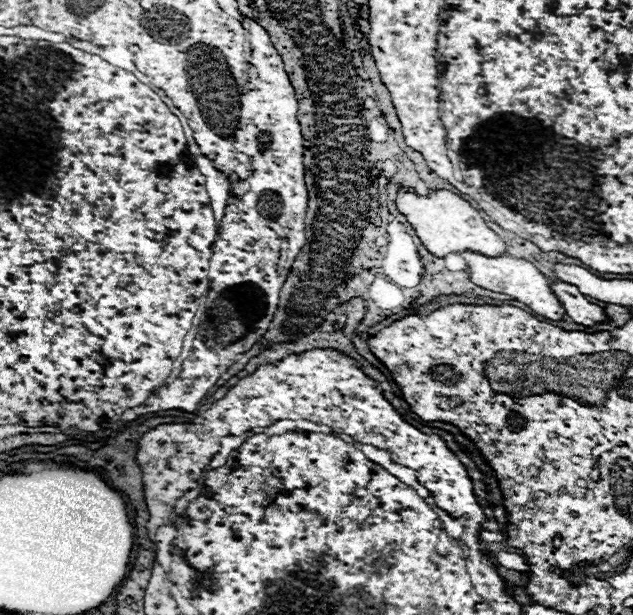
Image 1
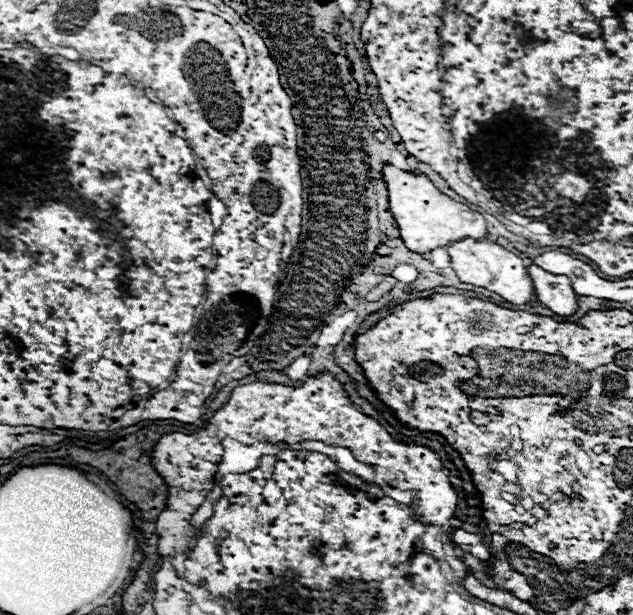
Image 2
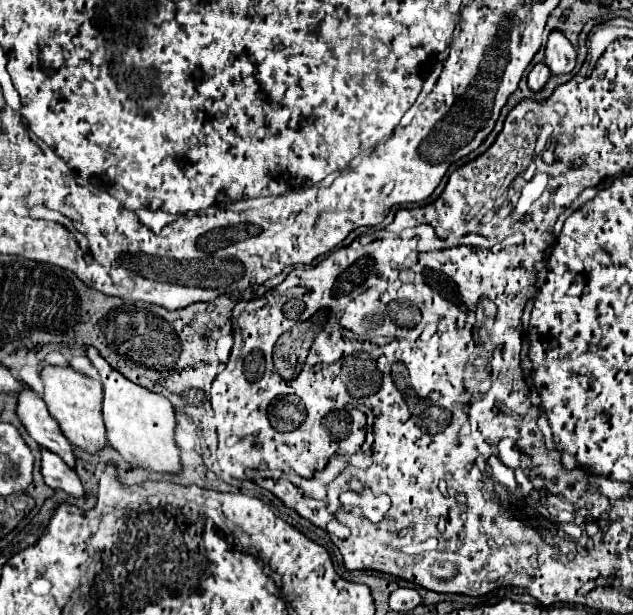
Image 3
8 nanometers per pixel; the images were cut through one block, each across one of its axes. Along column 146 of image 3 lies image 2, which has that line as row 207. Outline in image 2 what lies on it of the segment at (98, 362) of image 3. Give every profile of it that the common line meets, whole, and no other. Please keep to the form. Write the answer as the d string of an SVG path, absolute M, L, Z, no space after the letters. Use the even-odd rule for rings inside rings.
M384 166L384 182L388 186L388 198L390 198L390 212L396 218L396 224L400 228L400 236L408 250L426 254L434 248L444 248L452 242L474 238L484 240L486 238L486 222L480 212L470 210L466 204L454 202L450 196L442 194L426 176L404 172L394 166Z

